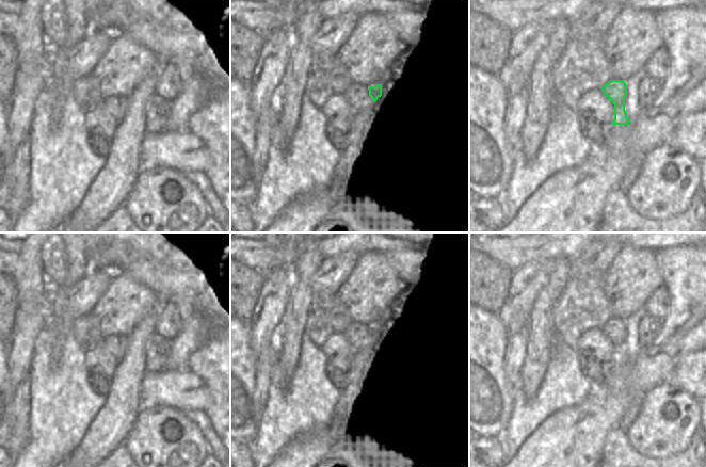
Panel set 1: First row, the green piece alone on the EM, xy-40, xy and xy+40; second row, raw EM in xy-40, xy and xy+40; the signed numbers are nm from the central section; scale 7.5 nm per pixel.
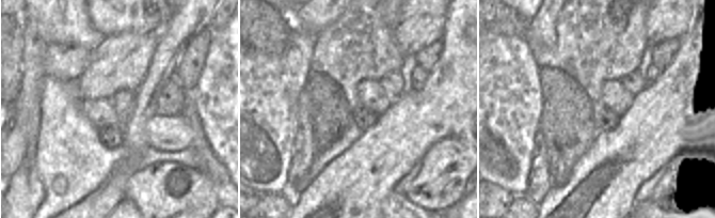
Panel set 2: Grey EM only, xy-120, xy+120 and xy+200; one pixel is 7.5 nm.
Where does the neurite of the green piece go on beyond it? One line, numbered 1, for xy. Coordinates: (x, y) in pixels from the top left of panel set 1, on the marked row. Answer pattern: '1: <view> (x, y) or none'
1: xy (356, 96)

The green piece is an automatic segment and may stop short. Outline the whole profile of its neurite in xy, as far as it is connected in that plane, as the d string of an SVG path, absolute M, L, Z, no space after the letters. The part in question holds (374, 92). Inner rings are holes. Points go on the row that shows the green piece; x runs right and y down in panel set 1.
M351 84L346 90L343 96L349 108L363 123L373 111L373 102L382 96L382 87L382 84L368 87L359 84Z

